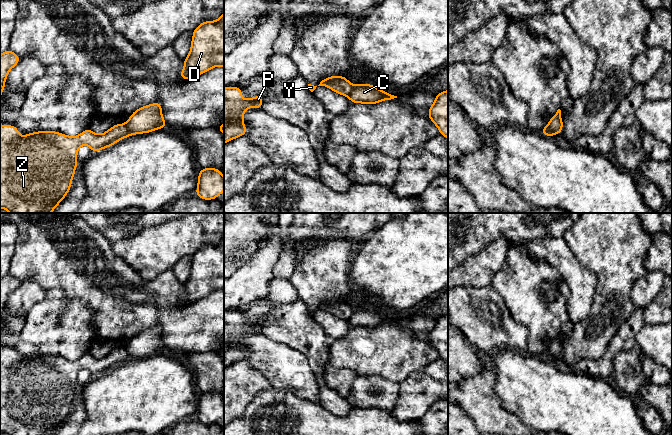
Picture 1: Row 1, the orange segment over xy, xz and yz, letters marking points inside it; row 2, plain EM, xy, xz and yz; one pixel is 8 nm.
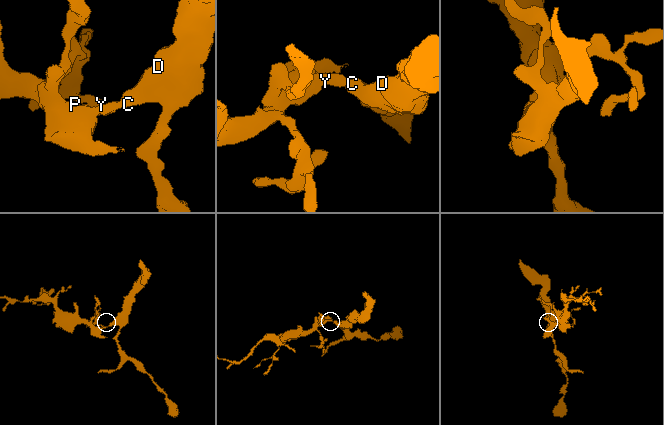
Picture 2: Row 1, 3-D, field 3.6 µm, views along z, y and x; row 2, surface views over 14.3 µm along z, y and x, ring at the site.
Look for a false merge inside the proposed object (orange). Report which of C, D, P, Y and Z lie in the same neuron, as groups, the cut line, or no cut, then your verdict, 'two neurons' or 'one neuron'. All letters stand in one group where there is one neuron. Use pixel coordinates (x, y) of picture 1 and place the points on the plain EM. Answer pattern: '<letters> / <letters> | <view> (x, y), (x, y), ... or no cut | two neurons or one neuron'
C D / P Y Z | xy (124, 348), (131, 358) | two neurons

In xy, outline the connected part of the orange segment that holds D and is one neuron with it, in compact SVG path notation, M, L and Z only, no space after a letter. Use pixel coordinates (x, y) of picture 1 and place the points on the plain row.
M224 236L216 245L204 245L192 256L191 273L184 283L184 293L179 301L182 304L193 303L213 291L224 291Z

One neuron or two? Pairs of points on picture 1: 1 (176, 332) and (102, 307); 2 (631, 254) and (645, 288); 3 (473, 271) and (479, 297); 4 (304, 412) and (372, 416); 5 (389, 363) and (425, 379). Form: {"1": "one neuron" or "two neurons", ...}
{"1": "one neuron", "2": "two neurons", "3": "two neurons", "4": "one neuron", "5": "two neurons"}

